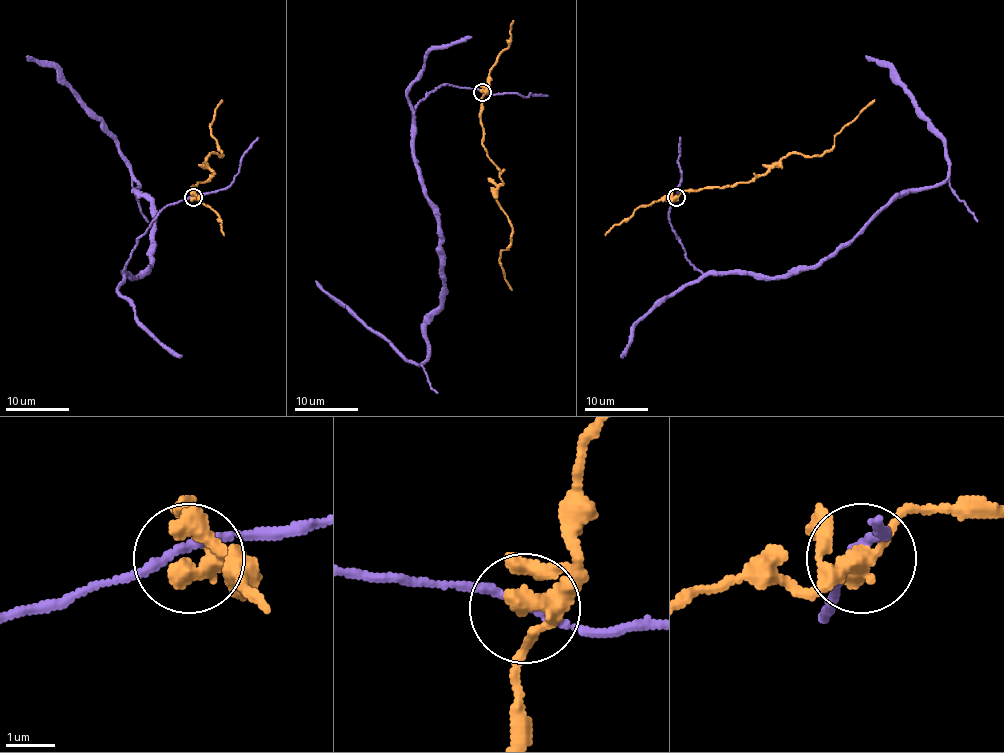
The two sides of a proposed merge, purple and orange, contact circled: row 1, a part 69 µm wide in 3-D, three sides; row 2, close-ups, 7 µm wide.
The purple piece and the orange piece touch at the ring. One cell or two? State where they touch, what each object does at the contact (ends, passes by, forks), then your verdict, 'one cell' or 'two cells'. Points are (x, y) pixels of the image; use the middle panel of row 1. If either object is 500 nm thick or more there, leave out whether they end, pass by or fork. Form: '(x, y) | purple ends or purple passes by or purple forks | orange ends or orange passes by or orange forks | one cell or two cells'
(482, 92) | purple passes by | orange passes by | two cells

